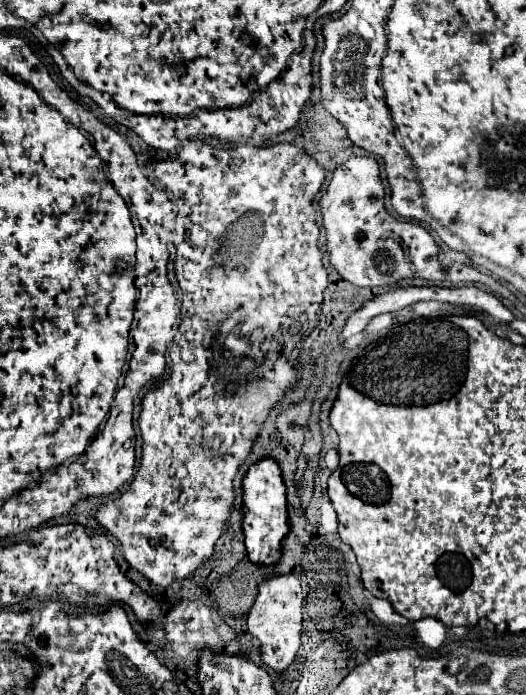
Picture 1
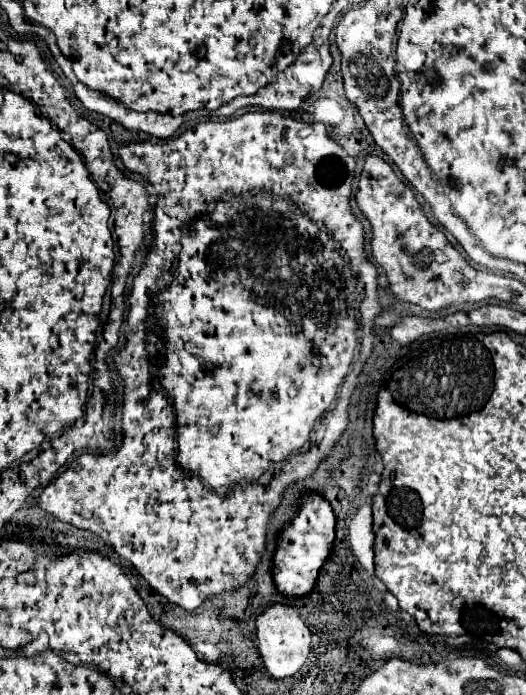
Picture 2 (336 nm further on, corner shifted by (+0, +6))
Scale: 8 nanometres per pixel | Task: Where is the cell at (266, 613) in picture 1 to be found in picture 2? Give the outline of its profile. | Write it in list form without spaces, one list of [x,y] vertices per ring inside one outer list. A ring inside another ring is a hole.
[[[282,603],[268,605],[256,617],[256,635],[258,635],[258,653],[264,661],[266,671],[274,679],[290,677],[304,665],[310,651],[310,629],[302,621],[300,609],[296,605],[282,605]]]

